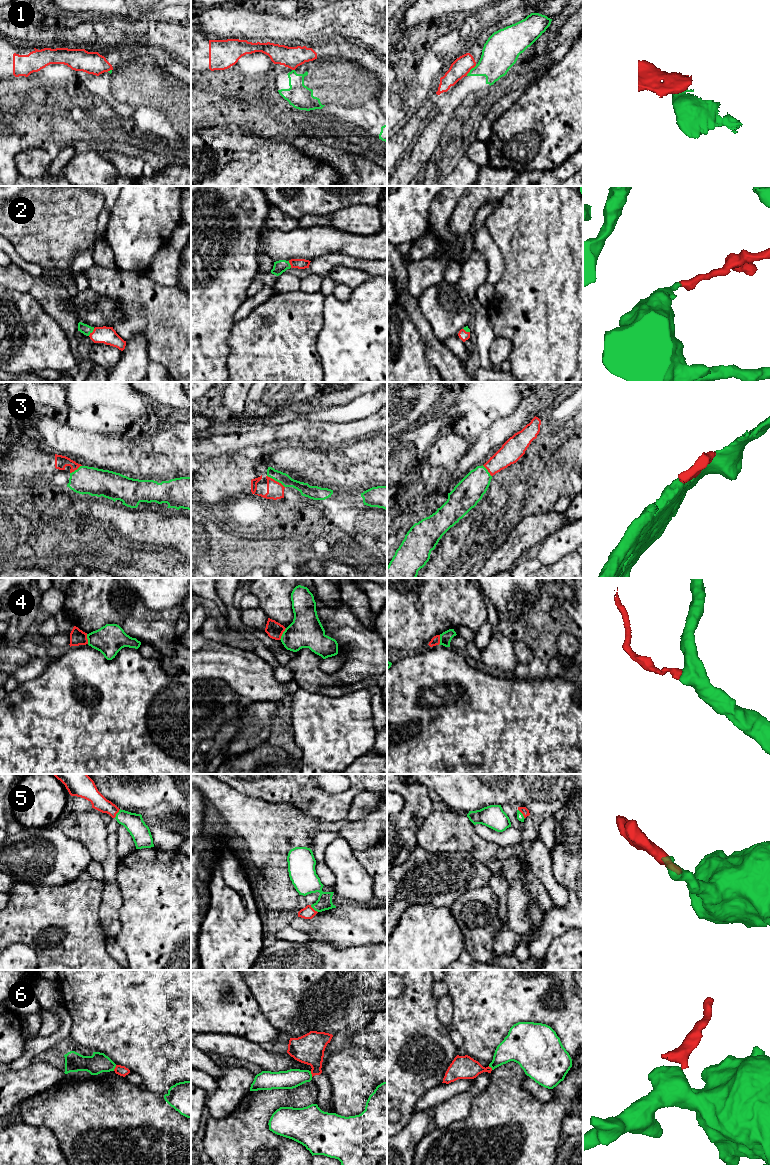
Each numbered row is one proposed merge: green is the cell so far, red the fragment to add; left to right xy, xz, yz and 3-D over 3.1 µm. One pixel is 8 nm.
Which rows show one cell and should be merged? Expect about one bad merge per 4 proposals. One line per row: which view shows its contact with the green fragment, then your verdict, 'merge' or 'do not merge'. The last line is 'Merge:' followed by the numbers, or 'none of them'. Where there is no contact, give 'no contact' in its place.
1: contact in yz; do not merge
2: contact in xy; merge
3: contact in xz; merge
4: contact in xz; merge
5: contact in xy; merge
6: contact in xy; do not merge
Merge: 2, 3, 4, 5

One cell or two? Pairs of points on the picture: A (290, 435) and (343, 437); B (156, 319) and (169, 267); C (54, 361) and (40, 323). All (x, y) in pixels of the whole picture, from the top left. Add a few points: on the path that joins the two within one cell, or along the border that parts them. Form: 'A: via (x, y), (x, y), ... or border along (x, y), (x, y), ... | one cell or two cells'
A: via (303, 435), (330, 435) | one cell
B: border along (145, 273), (159, 284), (176, 286) | two cells
C: via (52, 352), (40, 340), (40, 332) | one cell

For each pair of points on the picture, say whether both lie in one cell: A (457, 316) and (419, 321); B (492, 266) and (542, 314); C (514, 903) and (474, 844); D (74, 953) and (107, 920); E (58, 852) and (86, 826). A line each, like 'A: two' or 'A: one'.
A: two
B: two
C: one
D: two
E: two

